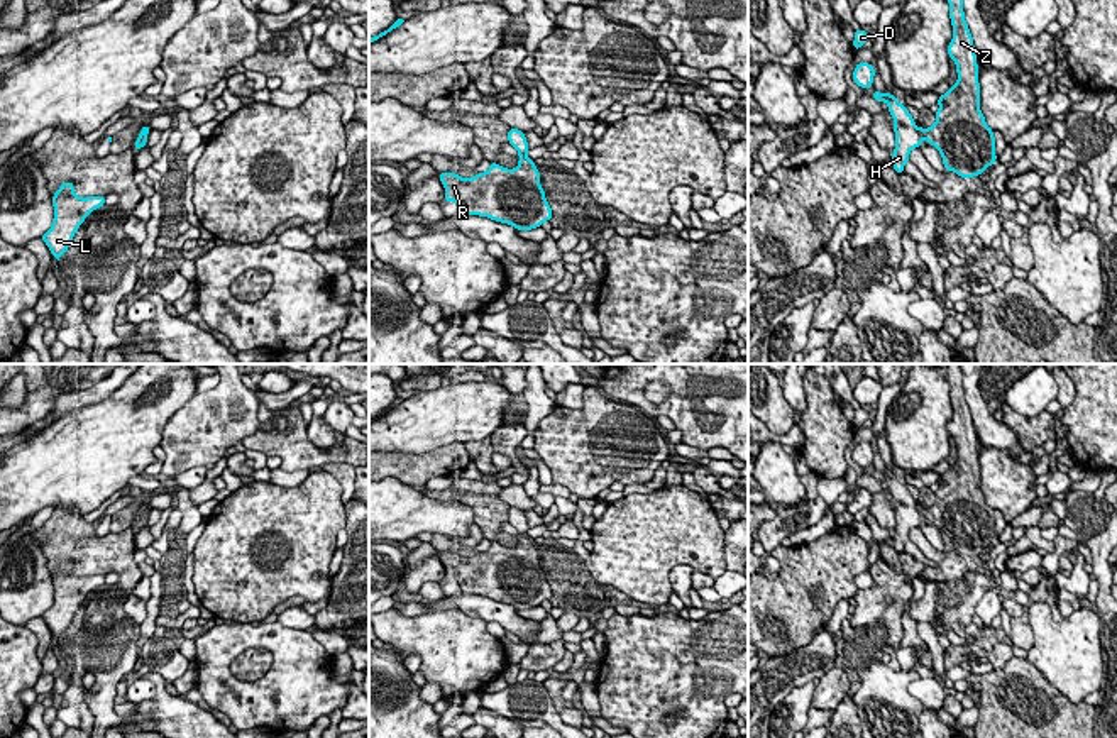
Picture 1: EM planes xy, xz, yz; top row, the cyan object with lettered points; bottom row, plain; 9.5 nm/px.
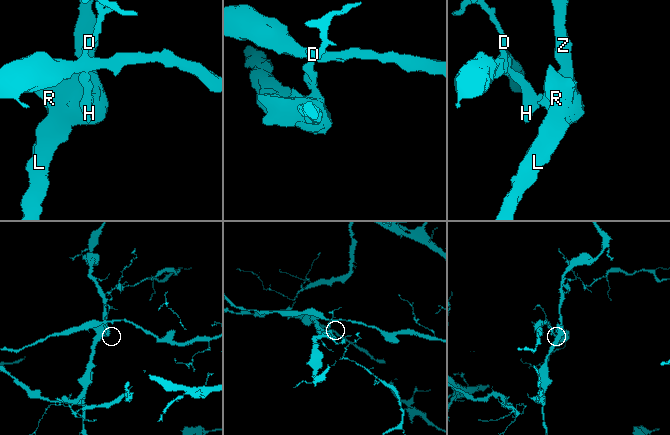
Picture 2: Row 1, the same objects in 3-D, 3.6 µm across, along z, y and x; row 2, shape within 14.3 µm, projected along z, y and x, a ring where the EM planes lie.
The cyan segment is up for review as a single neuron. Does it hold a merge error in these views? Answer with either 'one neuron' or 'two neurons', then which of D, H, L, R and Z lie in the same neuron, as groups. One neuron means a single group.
two neurons; D H / L R Z

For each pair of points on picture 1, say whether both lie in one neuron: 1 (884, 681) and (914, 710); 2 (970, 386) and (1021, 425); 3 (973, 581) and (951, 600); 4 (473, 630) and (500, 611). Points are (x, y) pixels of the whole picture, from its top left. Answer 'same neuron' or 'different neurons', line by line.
1: same neuron
2: different neurons
3: same neuron
4: different neurons

